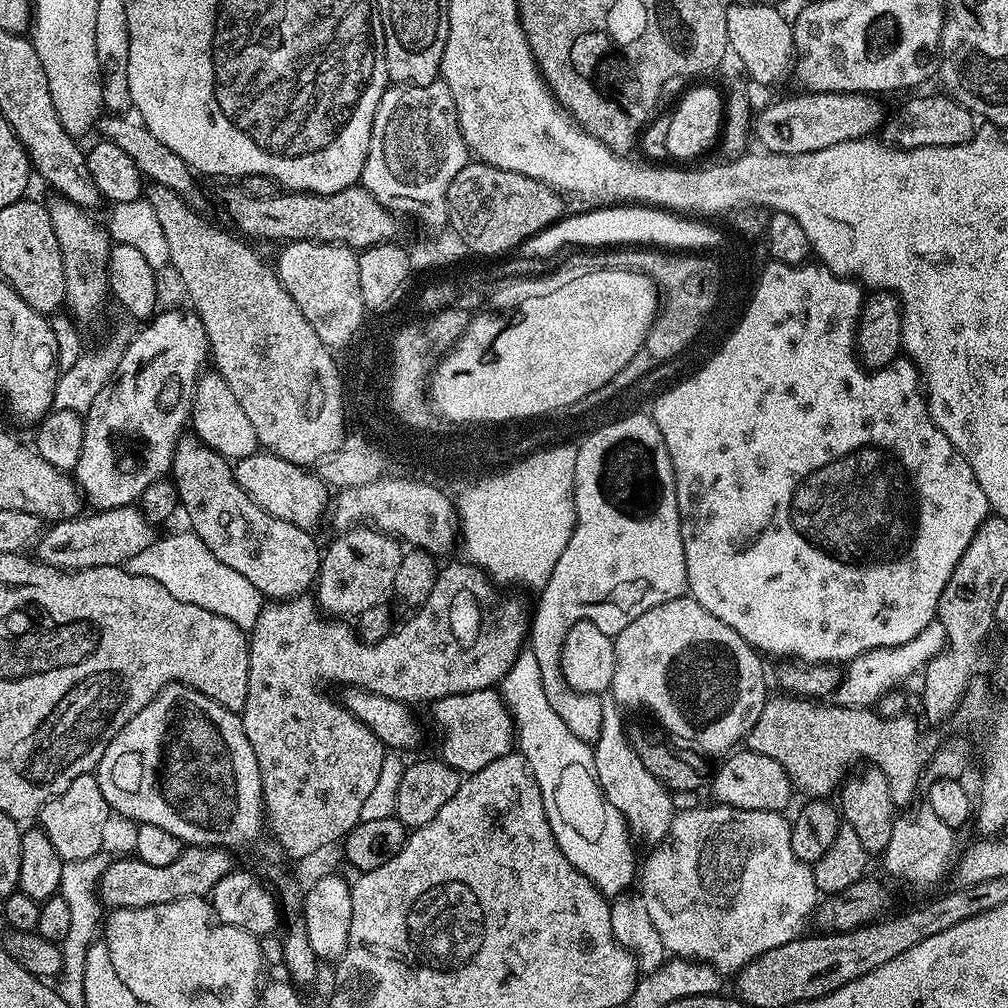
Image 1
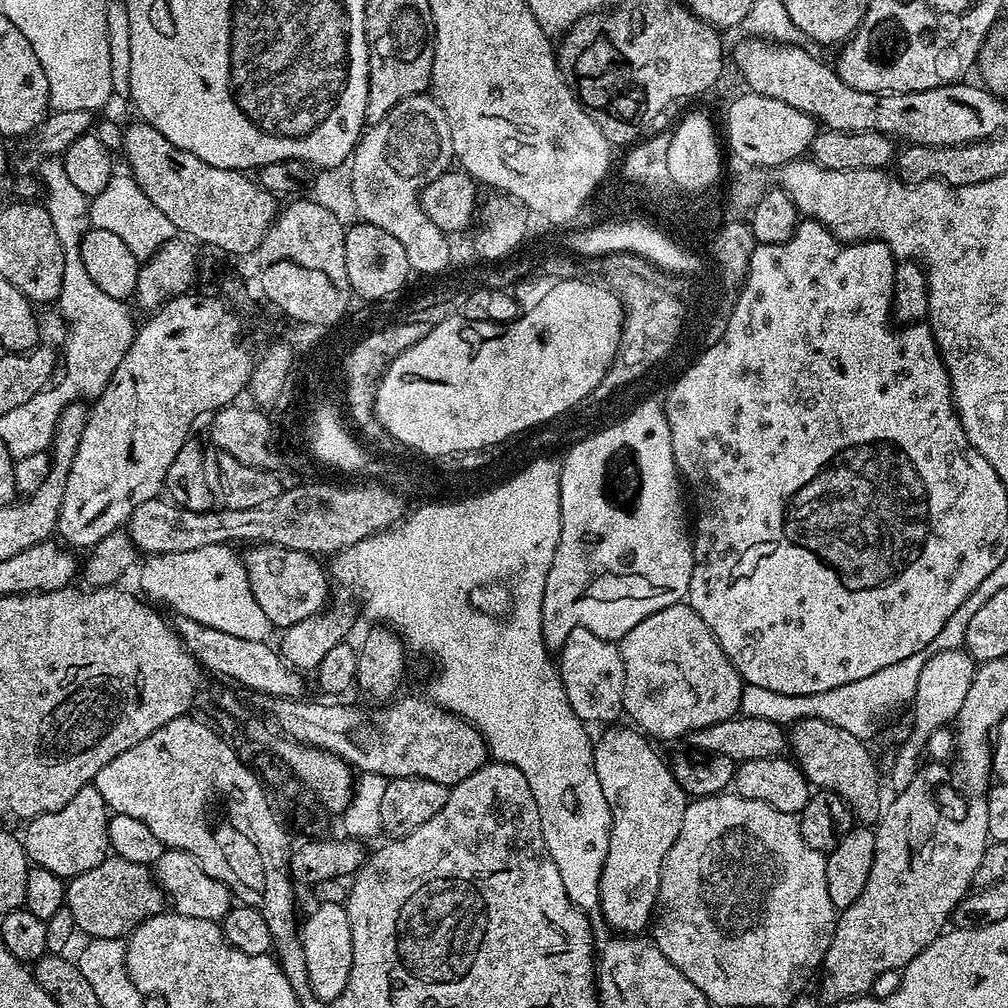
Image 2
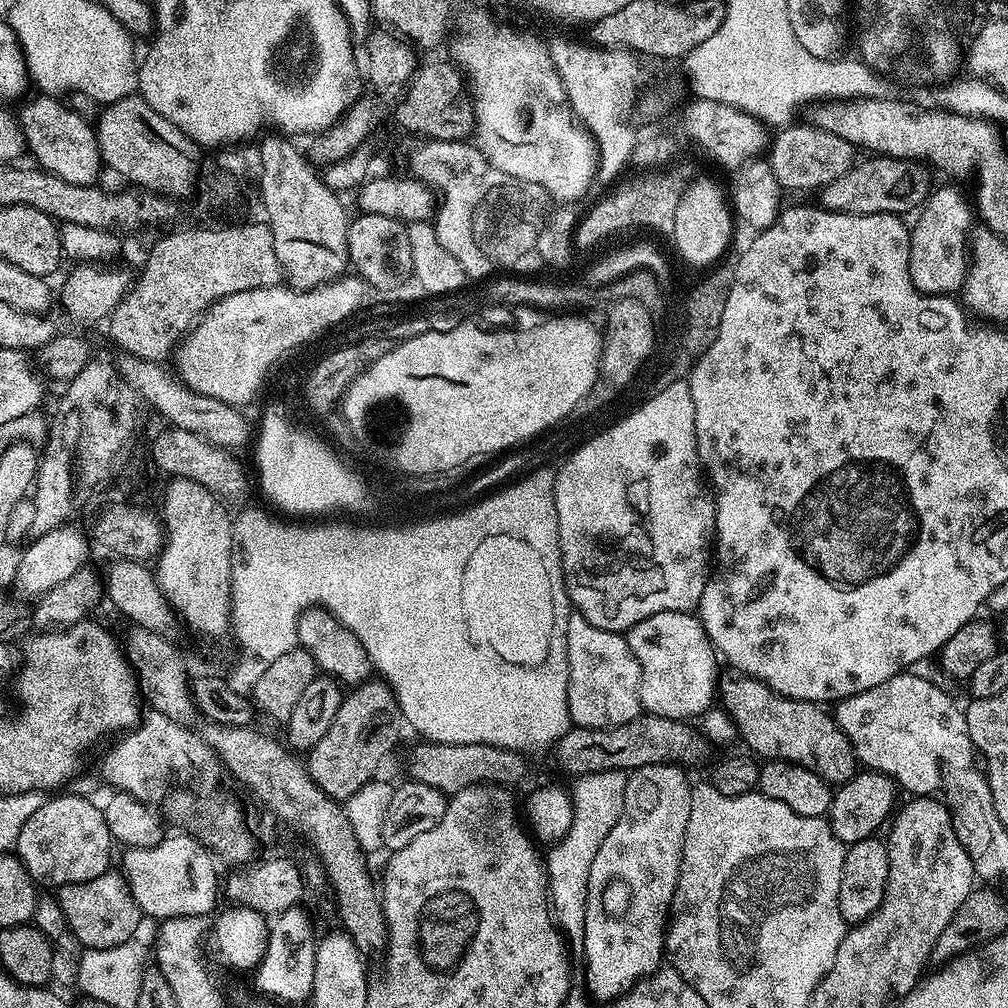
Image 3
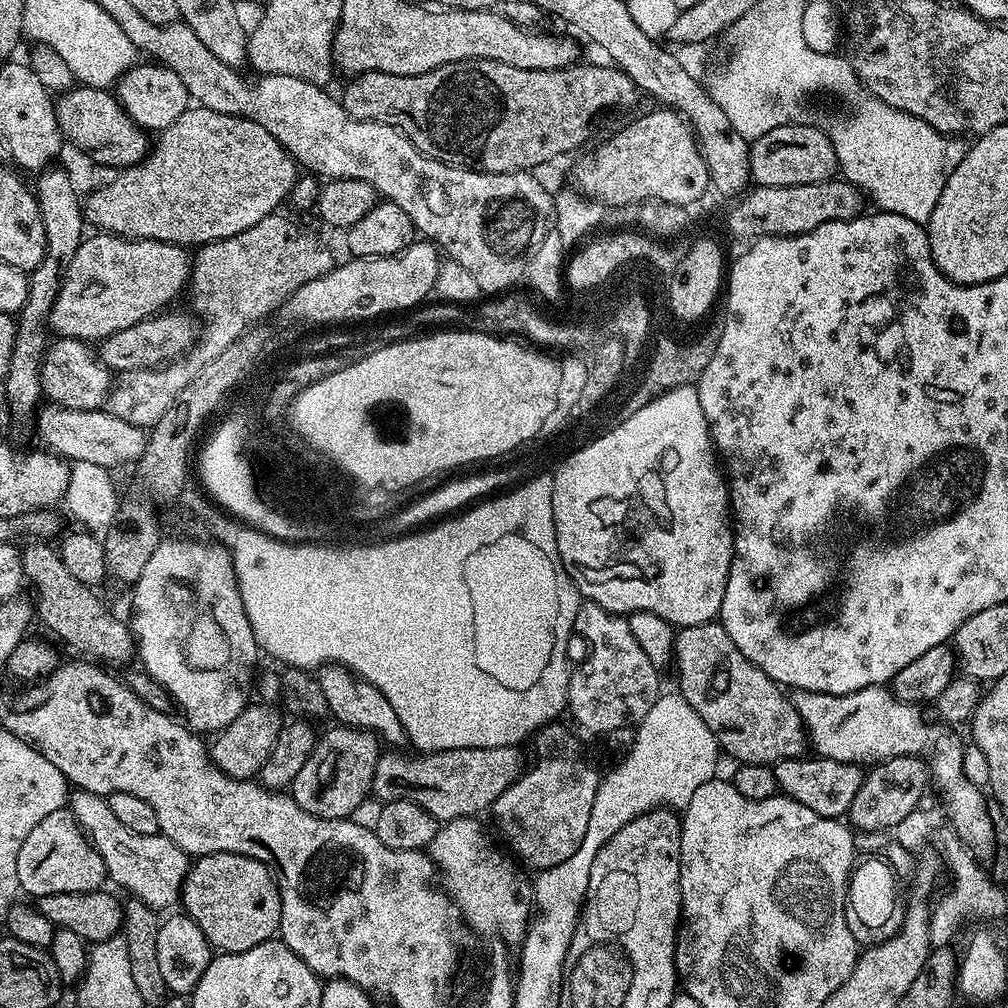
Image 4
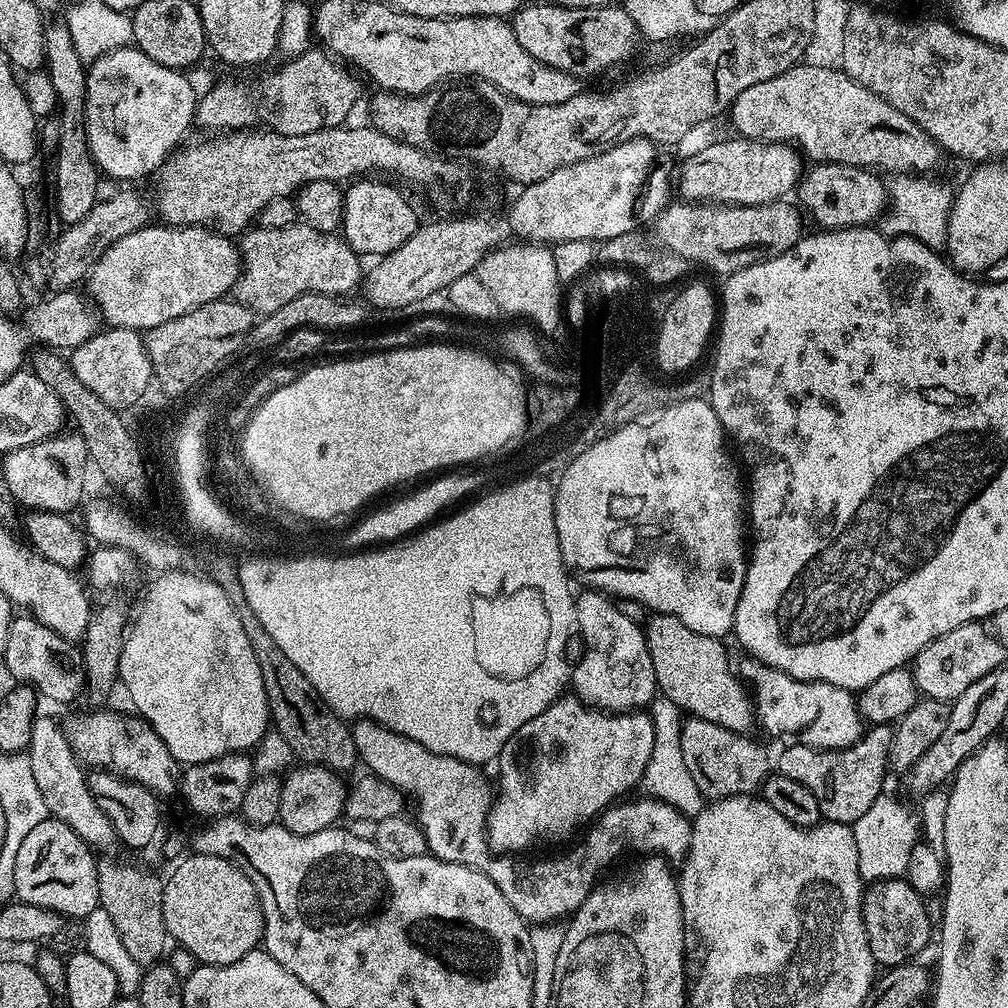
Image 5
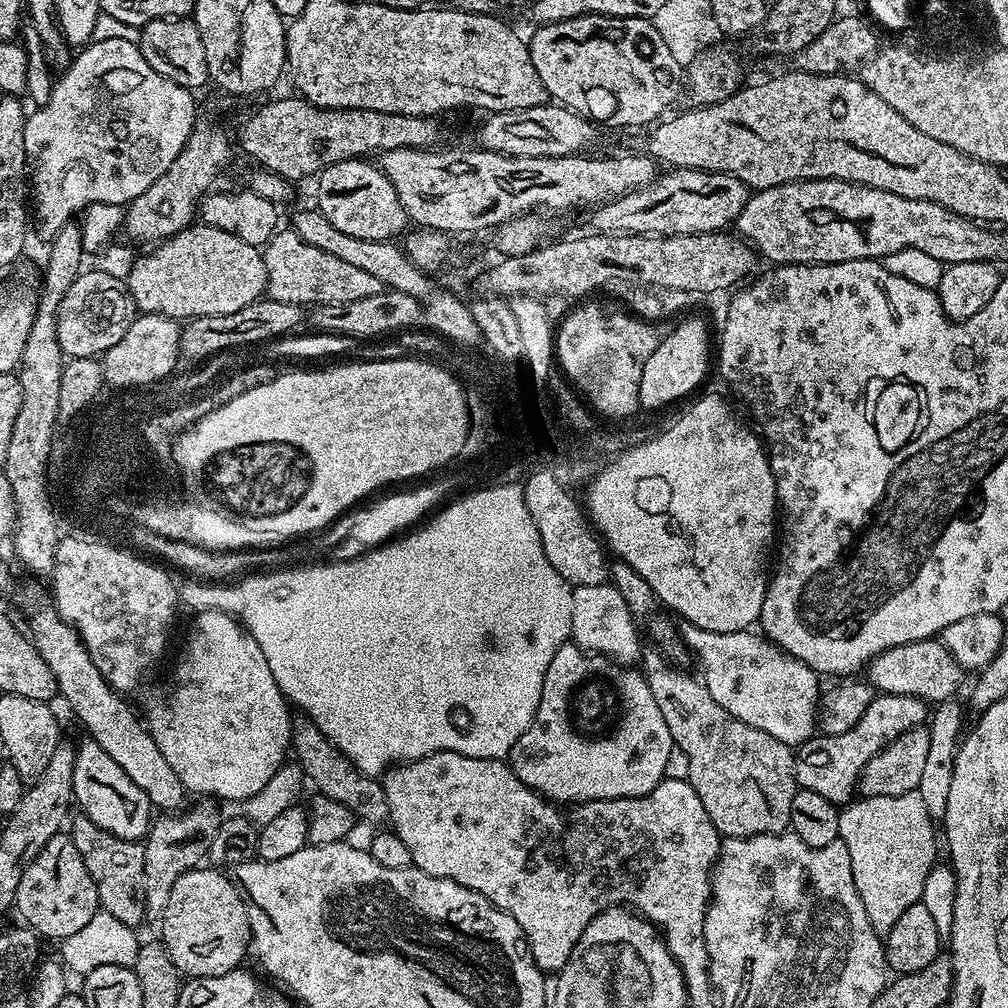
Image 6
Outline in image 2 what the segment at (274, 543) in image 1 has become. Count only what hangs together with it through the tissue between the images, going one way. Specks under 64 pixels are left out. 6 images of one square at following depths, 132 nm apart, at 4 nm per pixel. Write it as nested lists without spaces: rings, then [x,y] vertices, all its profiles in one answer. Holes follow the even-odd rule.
[[[257,543],[247,550],[248,581],[252,586],[254,598],[262,606],[262,612],[272,623],[273,629],[289,628],[302,622],[302,618],[310,618],[325,611],[329,603],[327,600],[330,576],[325,565],[323,568],[315,555],[265,543]]]

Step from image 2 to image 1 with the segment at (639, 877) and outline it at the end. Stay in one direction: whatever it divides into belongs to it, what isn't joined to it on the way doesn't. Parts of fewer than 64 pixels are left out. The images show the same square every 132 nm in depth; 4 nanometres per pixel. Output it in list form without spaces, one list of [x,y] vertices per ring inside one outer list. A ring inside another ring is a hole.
[[[608,702],[604,705],[602,730],[592,748],[594,770],[609,804],[613,804],[622,814],[624,823],[628,826],[629,837],[636,842],[641,840],[647,846],[655,846],[672,831],[673,793],[664,788],[662,782],[658,782],[658,778],[646,770],[646,766],[642,766],[642,758],[638,758],[628,740],[626,723],[624,724],[619,711],[621,709],[615,703]]]

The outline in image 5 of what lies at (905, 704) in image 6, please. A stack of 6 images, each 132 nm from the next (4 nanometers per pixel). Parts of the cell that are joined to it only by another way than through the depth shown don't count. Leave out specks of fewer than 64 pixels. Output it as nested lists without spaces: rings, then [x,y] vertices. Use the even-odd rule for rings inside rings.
[[[877,724],[845,748],[811,748],[789,743],[780,752],[779,775],[794,778],[794,782],[806,786],[818,801],[818,810],[825,821],[853,825],[885,791],[884,775],[890,772],[888,751],[892,734],[889,725]]]

